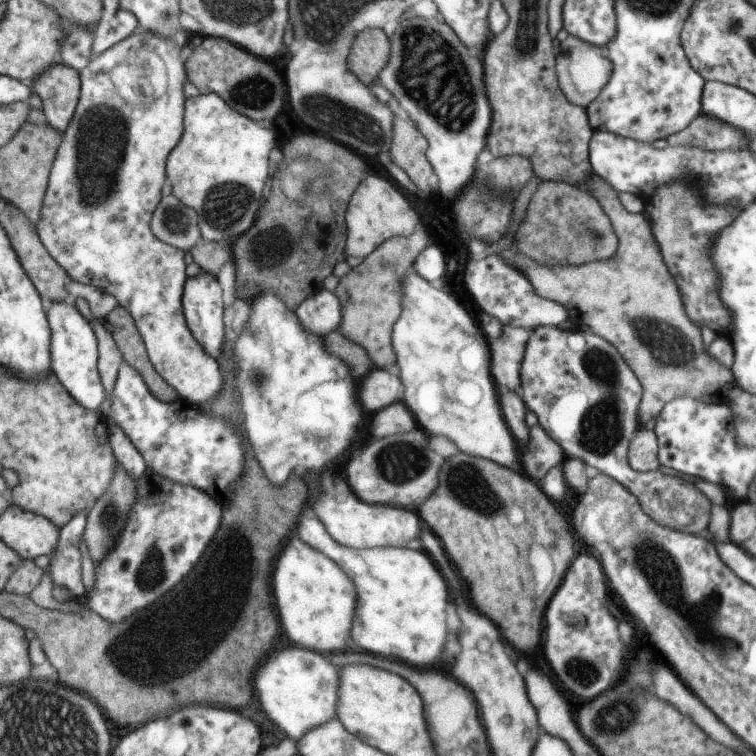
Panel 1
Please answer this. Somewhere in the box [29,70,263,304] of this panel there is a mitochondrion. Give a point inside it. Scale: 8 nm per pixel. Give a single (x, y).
(101, 136)

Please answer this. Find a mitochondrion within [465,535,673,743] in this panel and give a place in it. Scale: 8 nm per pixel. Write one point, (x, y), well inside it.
(628, 709)

